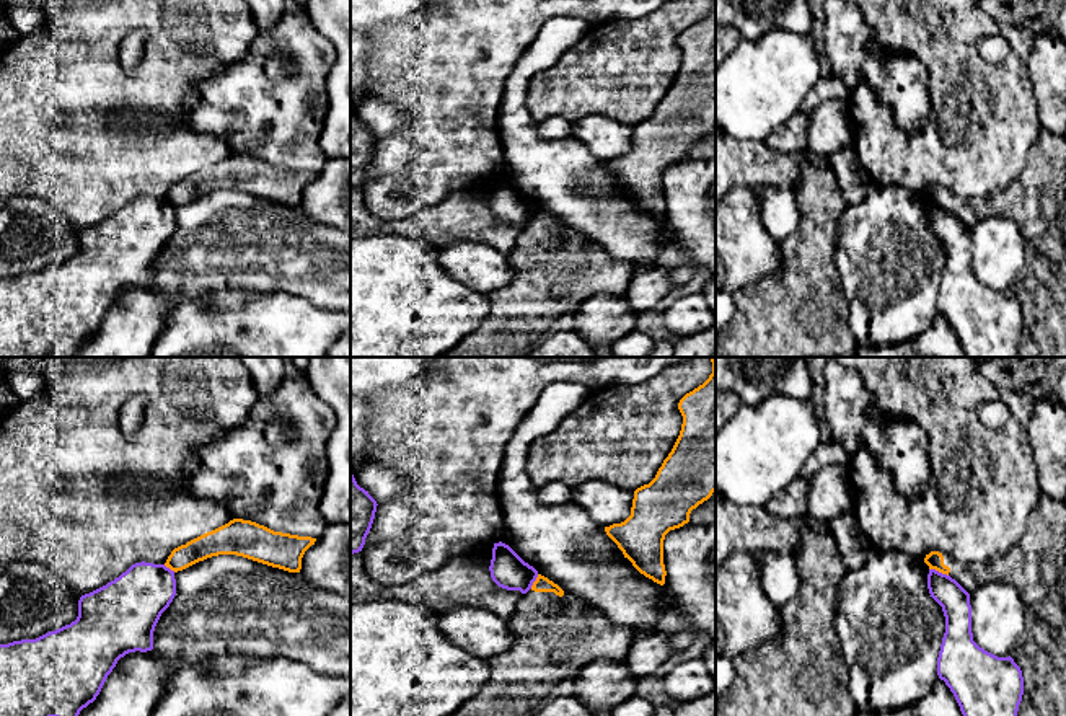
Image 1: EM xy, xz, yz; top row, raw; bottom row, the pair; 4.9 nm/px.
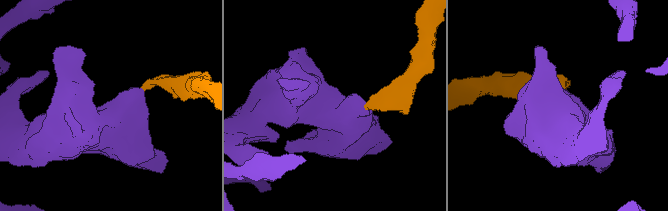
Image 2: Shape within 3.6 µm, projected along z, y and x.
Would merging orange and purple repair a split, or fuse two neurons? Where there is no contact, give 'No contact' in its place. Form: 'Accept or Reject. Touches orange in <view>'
Reject. Touches orange in yz

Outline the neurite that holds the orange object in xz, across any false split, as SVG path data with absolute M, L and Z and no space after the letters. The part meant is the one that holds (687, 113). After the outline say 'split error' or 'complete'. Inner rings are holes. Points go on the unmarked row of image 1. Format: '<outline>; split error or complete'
M716 0L709 13L686 28L678 44L683 51L680 70L659 103L655 113L634 126L631 150L605 161L606 170L618 179L632 201L652 214L665 219L663 175L670 165L689 157L689 148L716 126Z; complete

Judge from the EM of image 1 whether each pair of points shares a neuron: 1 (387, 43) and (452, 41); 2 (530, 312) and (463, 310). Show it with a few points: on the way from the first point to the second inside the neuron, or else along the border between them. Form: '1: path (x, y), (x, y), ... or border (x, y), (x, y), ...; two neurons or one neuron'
1: path (403, 43), (436, 43); one neuron
2: border (488, 296), (489, 315), (463, 338); two neurons

